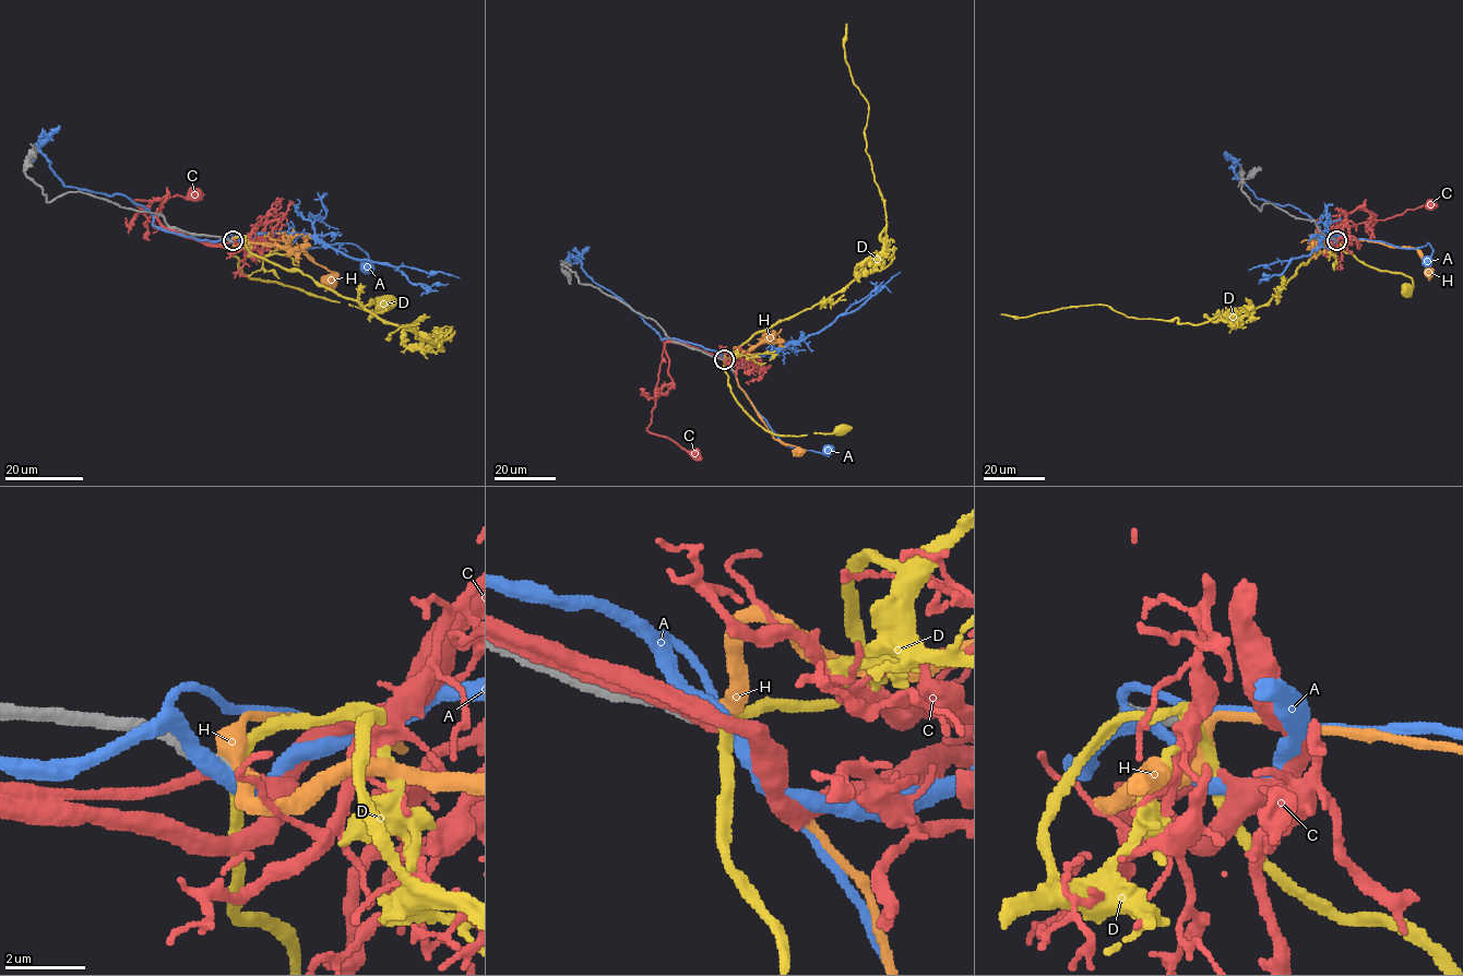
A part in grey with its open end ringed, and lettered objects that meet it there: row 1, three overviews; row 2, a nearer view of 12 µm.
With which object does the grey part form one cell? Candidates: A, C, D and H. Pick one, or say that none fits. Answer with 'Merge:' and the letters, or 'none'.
Merge: H

